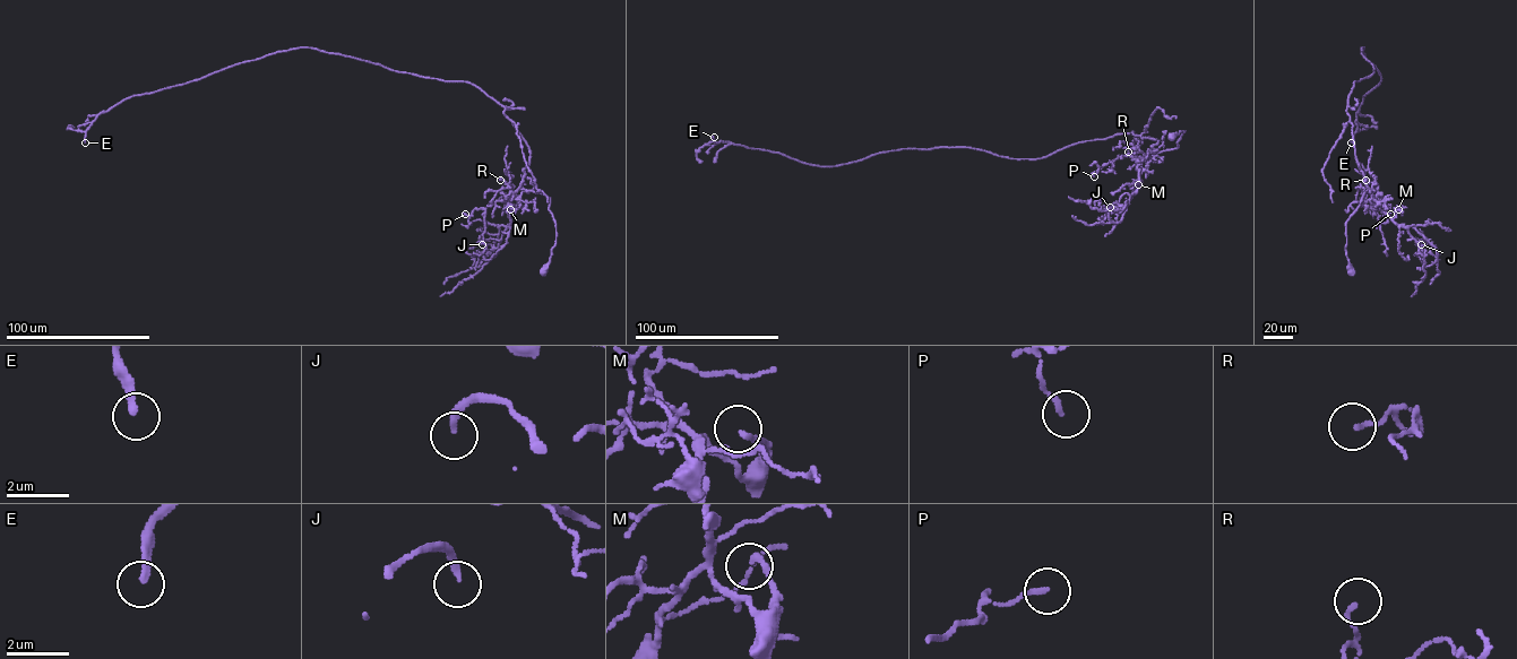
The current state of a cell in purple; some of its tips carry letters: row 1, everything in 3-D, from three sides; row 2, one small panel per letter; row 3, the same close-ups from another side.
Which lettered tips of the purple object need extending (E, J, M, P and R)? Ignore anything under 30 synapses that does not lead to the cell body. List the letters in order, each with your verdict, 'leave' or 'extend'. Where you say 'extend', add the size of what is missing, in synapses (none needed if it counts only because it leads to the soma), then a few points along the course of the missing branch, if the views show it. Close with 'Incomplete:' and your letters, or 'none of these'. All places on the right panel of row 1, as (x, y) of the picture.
E: extend; about 60 synapses; missing branch runs (1351, 142), (1338, 183), (1341, 194), (1333, 198), (1333, 204)
J: leave
M: leave
P: leave
R: leave
Incomplete: E

